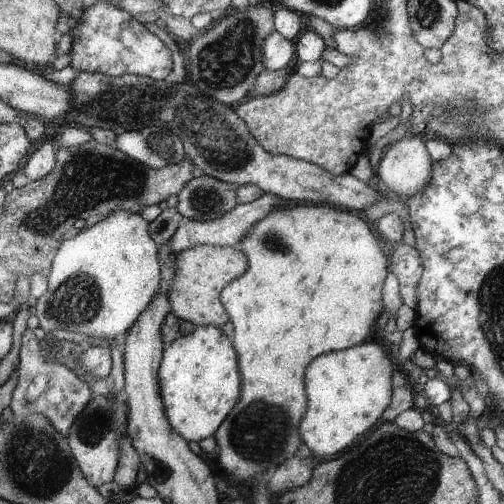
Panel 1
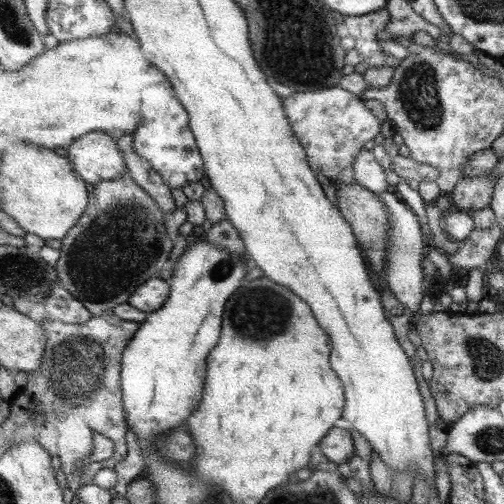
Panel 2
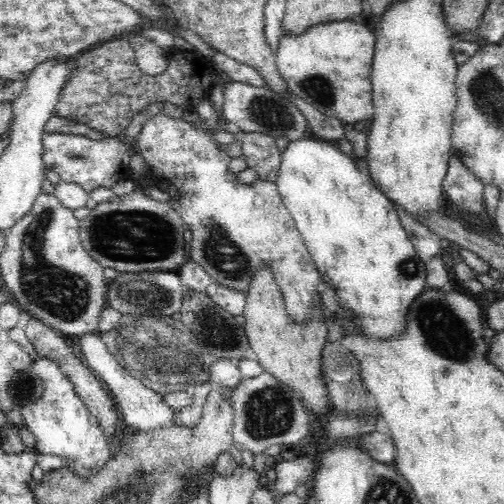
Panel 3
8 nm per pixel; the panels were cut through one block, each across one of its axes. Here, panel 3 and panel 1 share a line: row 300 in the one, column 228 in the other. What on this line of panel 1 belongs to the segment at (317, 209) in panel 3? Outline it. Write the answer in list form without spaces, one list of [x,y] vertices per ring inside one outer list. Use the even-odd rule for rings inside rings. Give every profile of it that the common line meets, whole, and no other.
[[[199,326],[191,334],[173,340],[163,350],[157,388],[169,424],[183,440],[201,442],[217,434],[217,426],[237,404],[239,390],[243,390],[233,346],[219,334],[219,328],[211,326]]]

